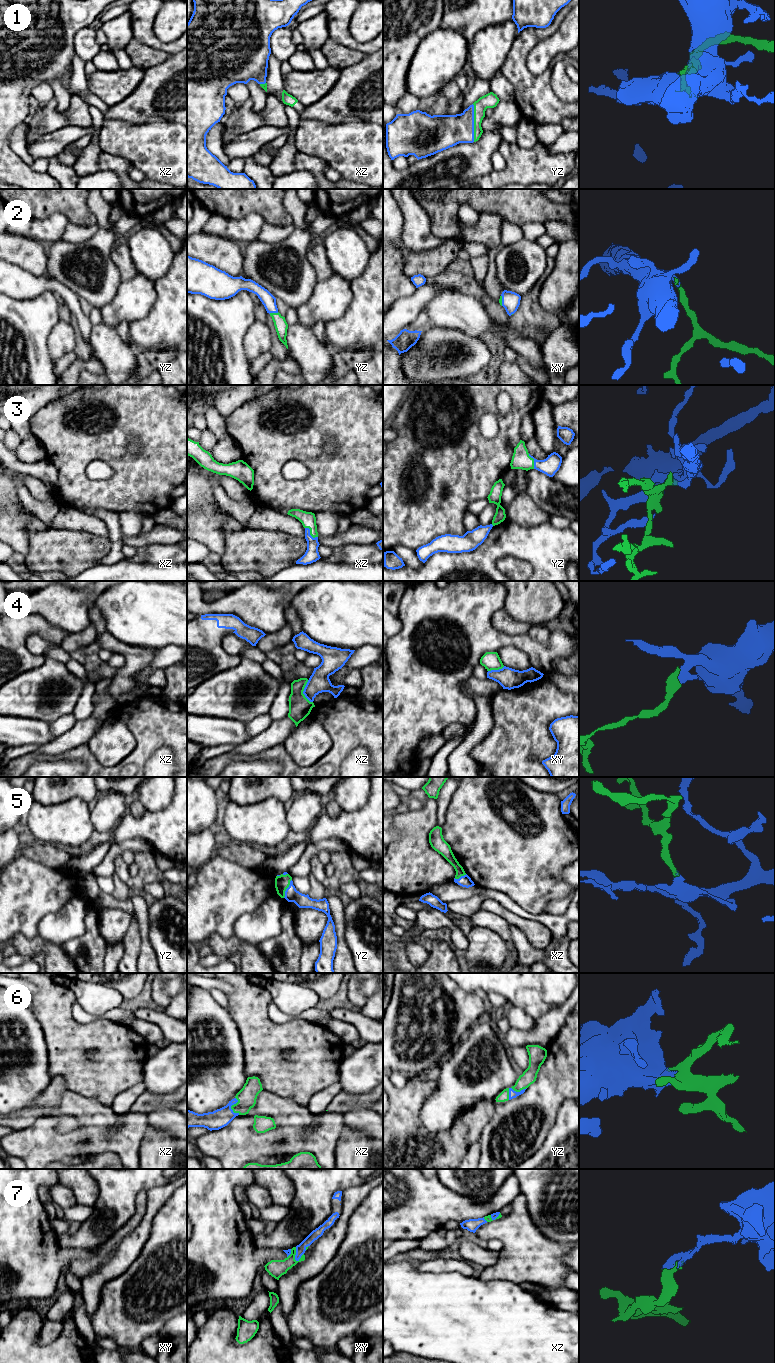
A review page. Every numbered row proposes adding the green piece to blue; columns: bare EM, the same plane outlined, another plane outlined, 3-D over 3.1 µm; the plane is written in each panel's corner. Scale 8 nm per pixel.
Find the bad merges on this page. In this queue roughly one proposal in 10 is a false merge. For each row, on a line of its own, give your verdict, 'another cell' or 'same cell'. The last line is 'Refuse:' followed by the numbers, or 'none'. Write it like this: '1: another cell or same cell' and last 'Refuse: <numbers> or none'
1: same cell
2: same cell
3: same cell
4: another cell
5: same cell
6: same cell
7: same cell
Refuse: 4

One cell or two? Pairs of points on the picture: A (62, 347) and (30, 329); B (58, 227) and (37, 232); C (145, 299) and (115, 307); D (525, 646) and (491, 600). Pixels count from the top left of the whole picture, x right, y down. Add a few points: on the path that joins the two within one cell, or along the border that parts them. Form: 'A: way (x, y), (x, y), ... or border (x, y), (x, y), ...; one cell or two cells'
A: border (60, 319), (48, 337), (48, 354), (52, 360); two cells
B: way (53, 227), (42, 230); one cell
C: way (138, 299), (134, 299), (128, 305), (122, 307); one cell
D: way (509, 641), (500, 640), (486, 626), (486, 616); one cell

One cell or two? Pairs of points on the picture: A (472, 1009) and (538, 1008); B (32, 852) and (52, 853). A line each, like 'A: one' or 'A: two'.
A: two
B: one

